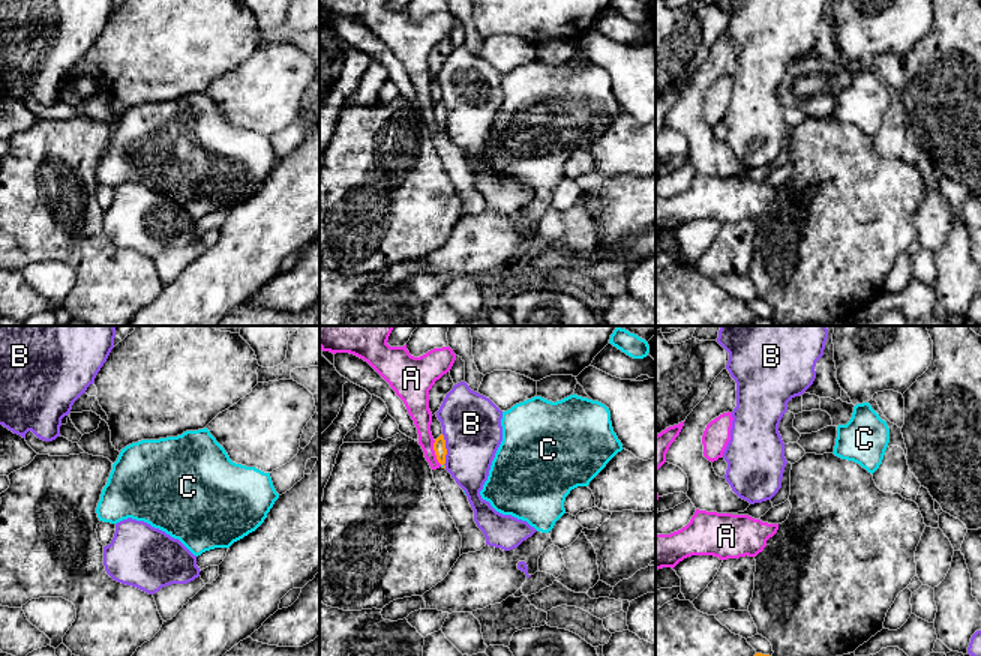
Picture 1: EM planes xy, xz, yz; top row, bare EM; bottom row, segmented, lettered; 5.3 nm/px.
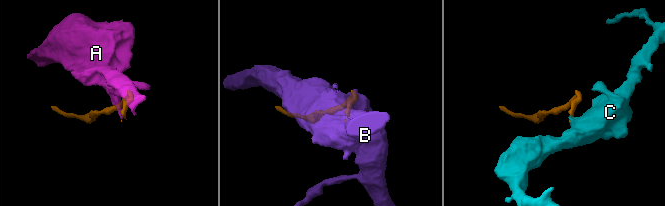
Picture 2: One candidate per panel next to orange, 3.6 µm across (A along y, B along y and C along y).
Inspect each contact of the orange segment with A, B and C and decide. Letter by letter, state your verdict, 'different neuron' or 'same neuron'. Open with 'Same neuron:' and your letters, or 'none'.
Same neuron: C
A: different neuron
B: different neuron
C: same neuron

